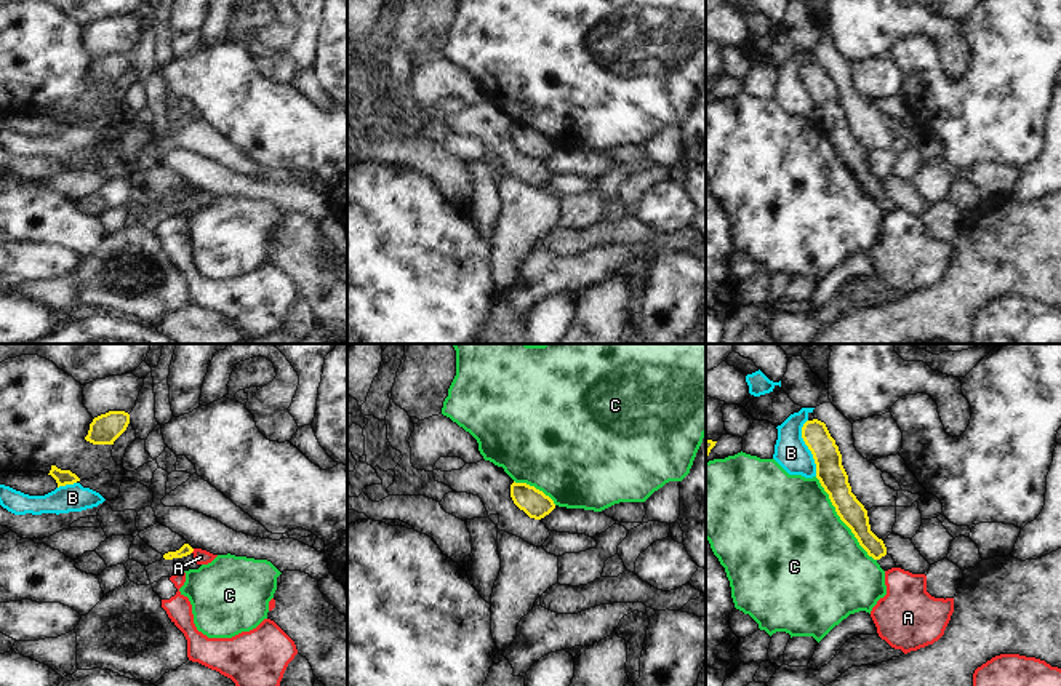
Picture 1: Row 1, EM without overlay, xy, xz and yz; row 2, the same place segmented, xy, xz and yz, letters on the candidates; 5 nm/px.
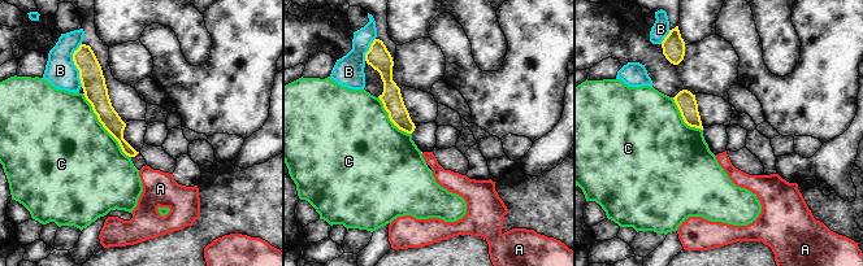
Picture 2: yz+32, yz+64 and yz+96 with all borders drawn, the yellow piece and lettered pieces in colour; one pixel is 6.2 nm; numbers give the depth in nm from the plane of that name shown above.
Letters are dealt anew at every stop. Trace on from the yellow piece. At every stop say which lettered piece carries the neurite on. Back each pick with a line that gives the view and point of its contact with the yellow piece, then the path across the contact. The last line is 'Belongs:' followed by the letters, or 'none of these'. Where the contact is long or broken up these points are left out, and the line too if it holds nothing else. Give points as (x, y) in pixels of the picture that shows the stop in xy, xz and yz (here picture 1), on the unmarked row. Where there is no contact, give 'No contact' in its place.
Belongs: none of these

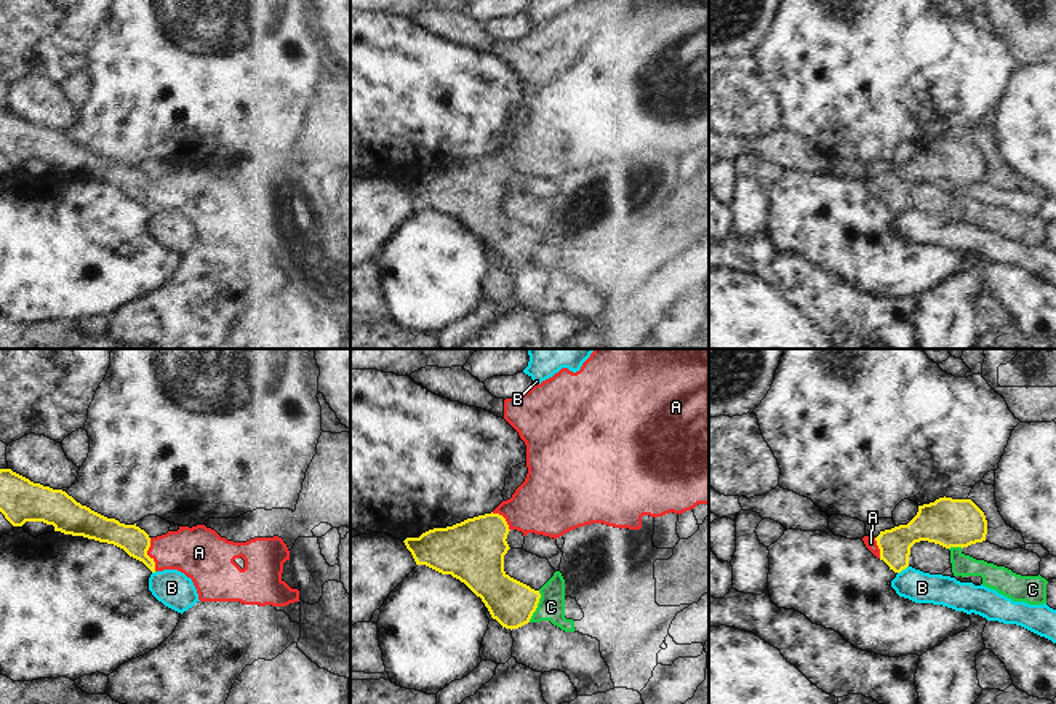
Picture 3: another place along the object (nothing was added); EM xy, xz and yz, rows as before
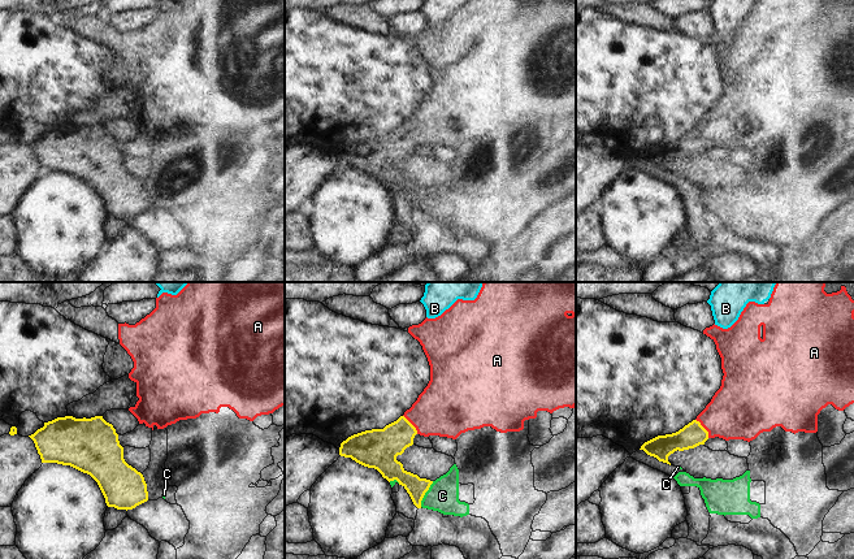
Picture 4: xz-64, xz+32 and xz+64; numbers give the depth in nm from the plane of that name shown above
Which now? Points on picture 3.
A: Touches yellow at xy (146, 196). Path across: xy (135, 183), (146, 196), (196, 192)
Belongs: A

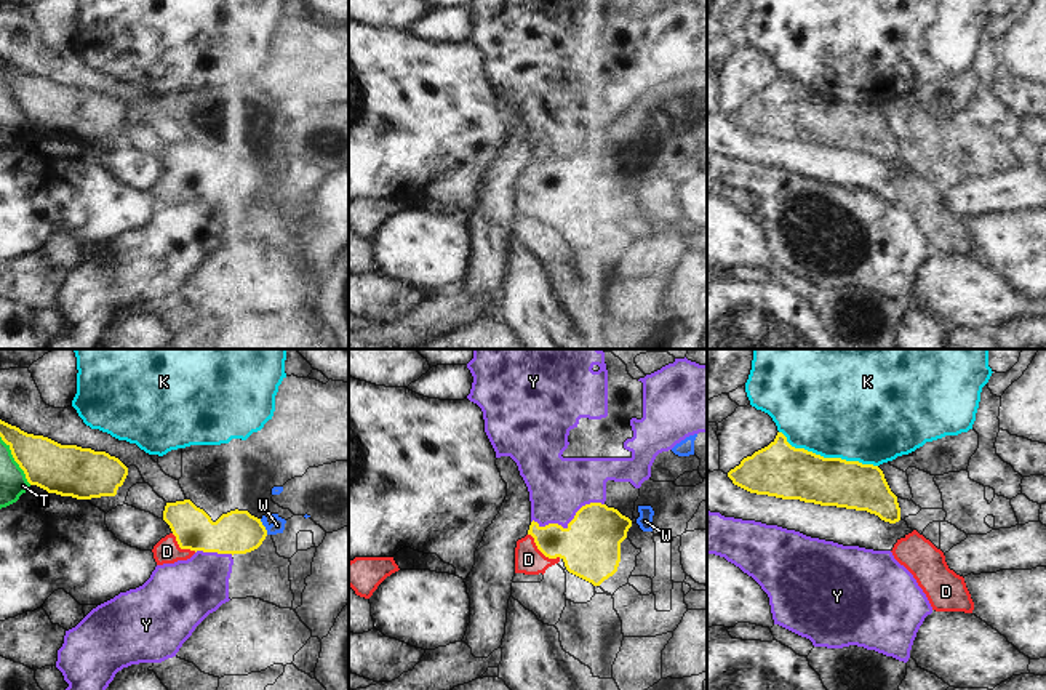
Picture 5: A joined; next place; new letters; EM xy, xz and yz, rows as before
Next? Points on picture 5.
D: Touches yellow at xz (542, 194). Path across: xz (590, 188), (549, 188), (542, 194), (528, 200)
W: Touches yellow at xy (264, 168)
Belongs: D, W

